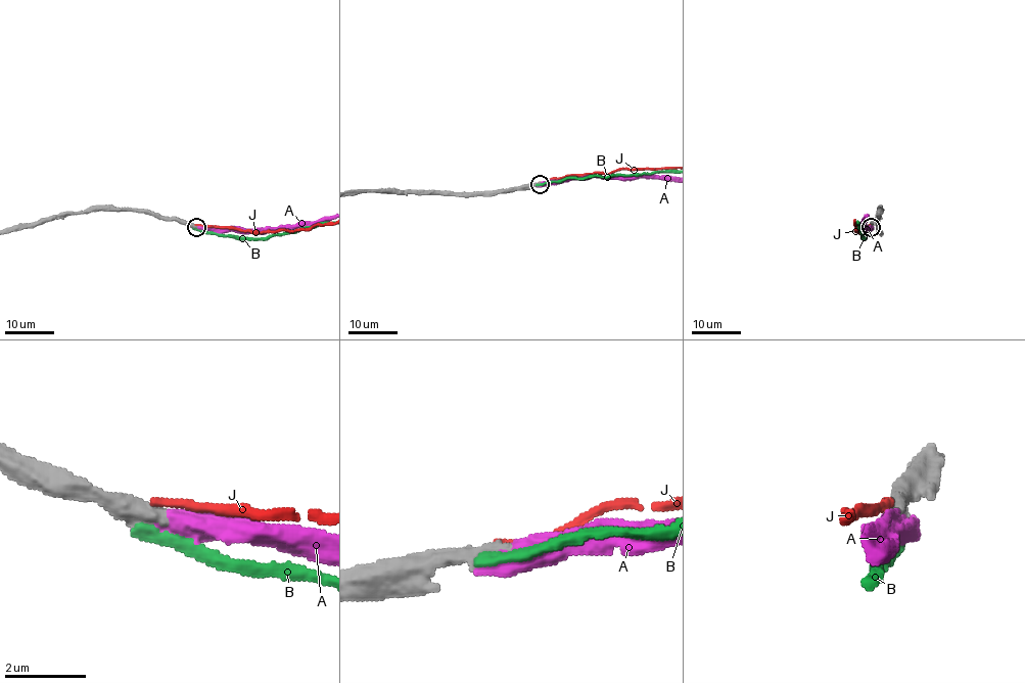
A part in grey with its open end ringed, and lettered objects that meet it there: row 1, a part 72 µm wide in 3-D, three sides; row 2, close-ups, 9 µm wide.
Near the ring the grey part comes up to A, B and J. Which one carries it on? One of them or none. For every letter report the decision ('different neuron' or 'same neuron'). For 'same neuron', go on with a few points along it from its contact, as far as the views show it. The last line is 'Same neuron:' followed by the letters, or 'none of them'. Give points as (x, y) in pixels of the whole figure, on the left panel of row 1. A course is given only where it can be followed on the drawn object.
A: same neuron
B: different neuron
J: different neuron
Same neuron: A

